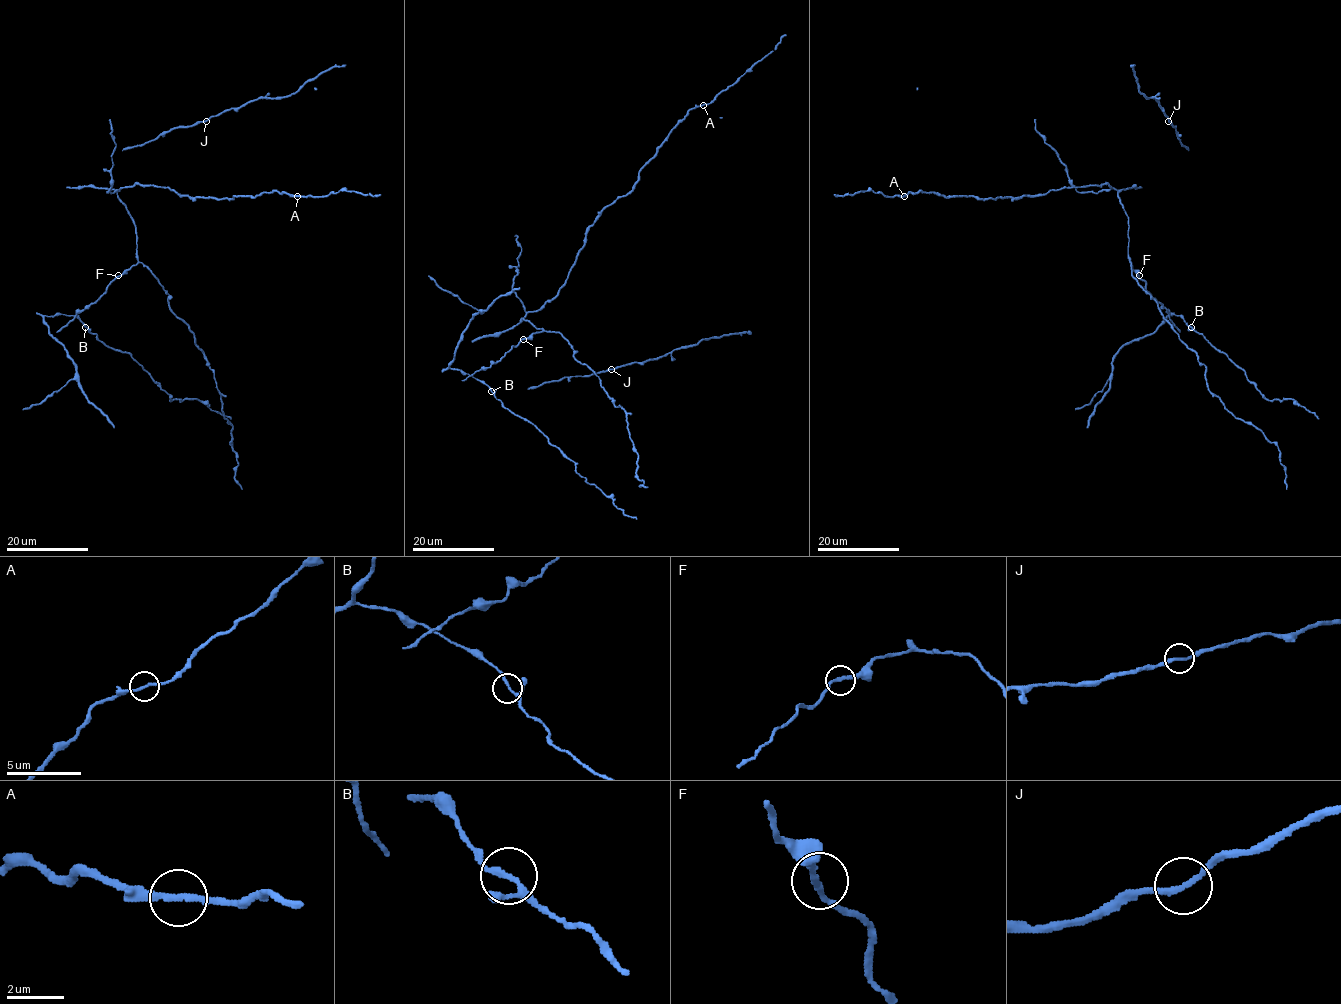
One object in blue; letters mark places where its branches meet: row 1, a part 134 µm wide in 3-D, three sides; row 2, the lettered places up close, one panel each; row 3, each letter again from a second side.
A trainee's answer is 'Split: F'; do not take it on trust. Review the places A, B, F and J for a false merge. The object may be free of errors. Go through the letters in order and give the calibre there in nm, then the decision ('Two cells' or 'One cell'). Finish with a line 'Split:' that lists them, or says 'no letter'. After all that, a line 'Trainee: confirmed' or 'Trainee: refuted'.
A: Thickness 200 nm. One cell
B: Thickness 190 nm. One cell
F: Thickness 190 nm. One cell
J: Thickness 200 nm. One cell
Split: no letter
Trainee: refuted

